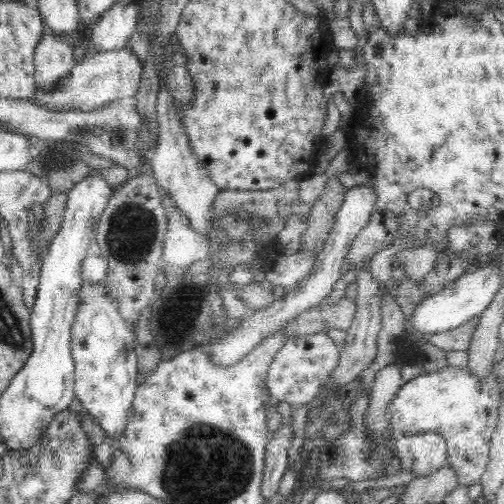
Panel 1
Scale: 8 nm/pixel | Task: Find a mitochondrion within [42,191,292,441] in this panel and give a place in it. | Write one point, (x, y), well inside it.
(132, 230)

